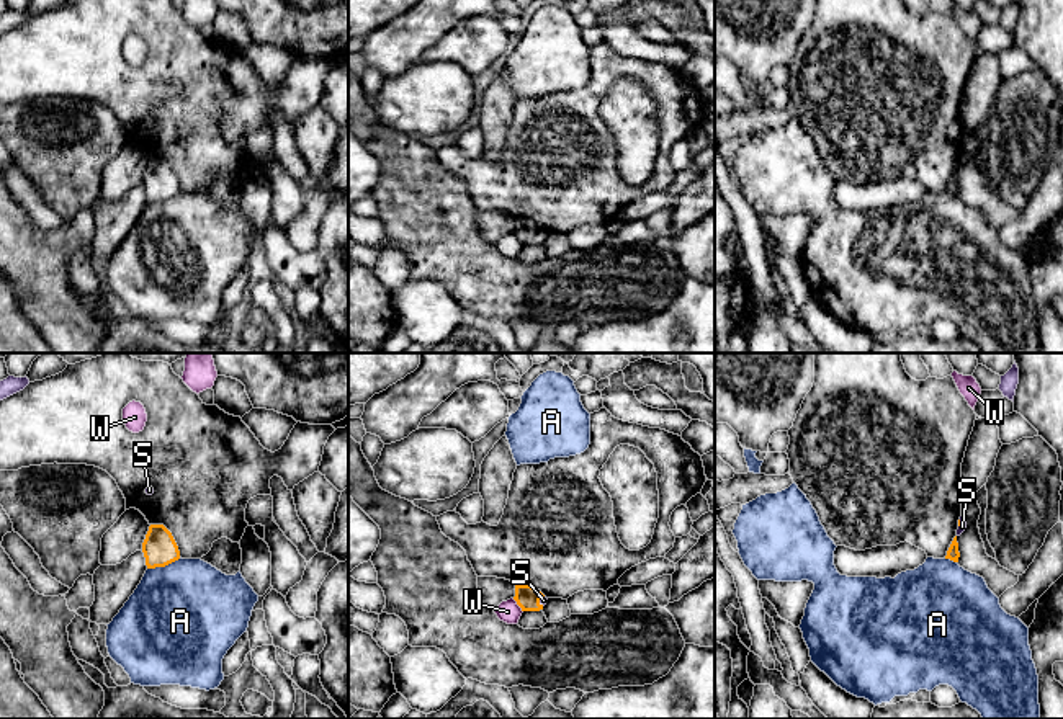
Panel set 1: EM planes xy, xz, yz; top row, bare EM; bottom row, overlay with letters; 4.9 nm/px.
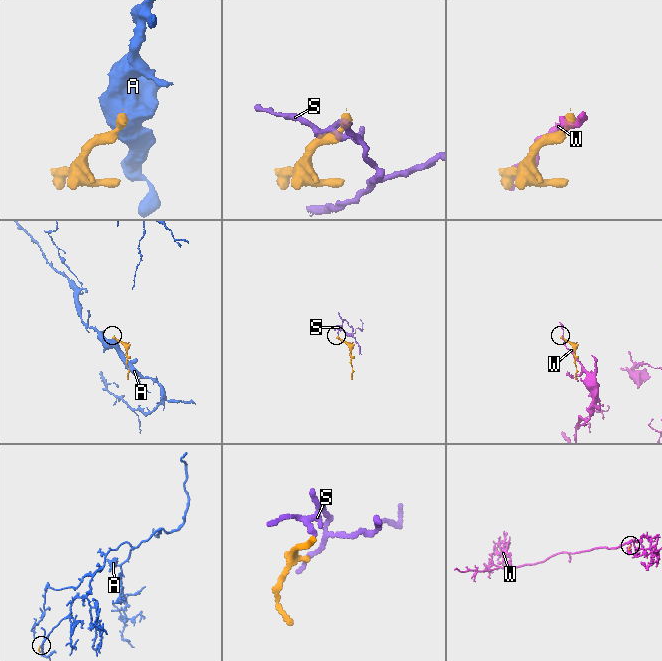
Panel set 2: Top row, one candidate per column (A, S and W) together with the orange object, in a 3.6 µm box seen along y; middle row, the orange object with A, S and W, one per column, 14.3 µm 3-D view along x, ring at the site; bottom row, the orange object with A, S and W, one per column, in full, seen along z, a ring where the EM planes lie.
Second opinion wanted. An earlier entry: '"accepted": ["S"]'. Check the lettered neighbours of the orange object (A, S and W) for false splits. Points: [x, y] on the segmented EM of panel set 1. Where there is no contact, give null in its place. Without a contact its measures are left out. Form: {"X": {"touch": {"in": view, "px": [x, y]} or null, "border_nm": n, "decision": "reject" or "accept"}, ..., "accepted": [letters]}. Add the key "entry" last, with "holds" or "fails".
{"A": {"touch": {"in": "xy", "px": [164, 566]}, "border_nm": 180, "decision": "reject"}, "S": {"touch": {"in": "xz", "px": [540, 598]}, "border_nm": 50, "decision": "accept"}, "W": {"touch": {"in": "xz", "px": [517, 603]}, "border_nm": 90, "decision": "reject"}, "accepted": ["S"], "entry": "holds"}

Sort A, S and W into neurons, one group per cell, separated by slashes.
A / S / W

